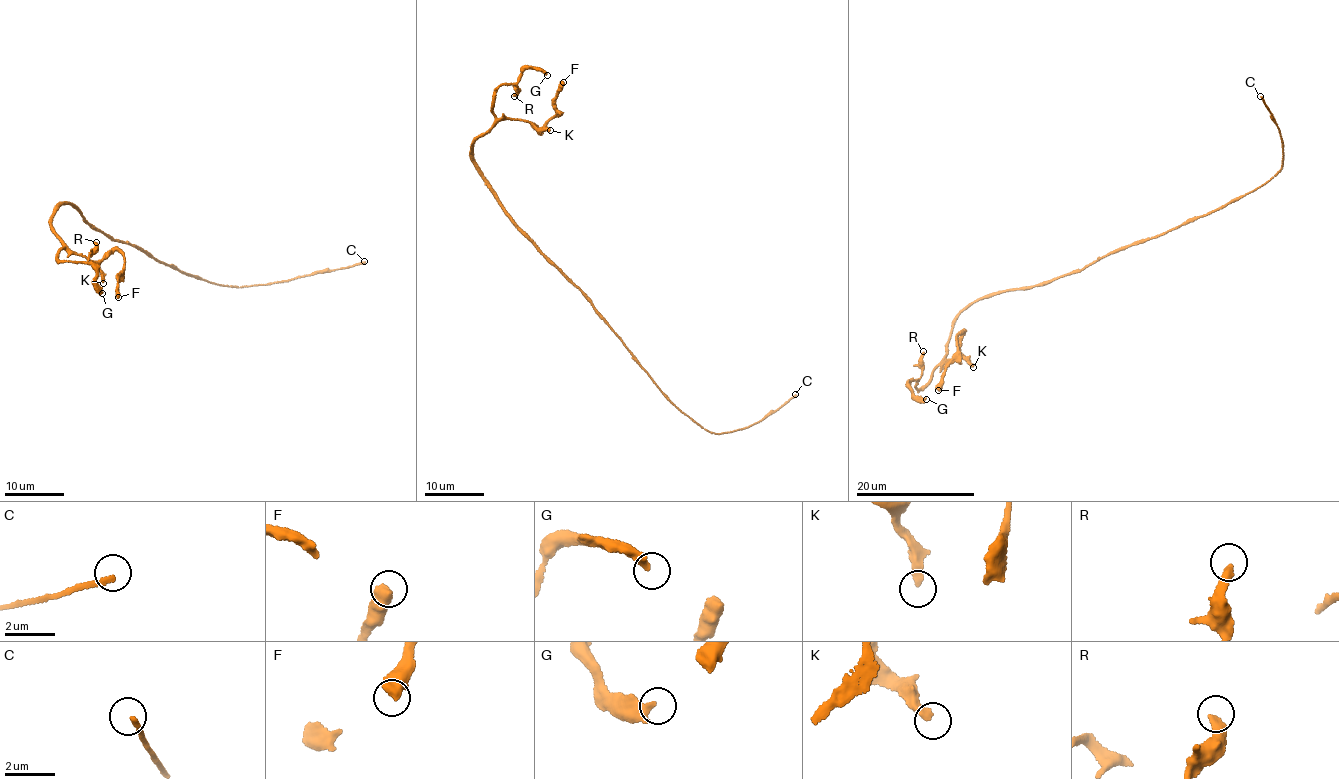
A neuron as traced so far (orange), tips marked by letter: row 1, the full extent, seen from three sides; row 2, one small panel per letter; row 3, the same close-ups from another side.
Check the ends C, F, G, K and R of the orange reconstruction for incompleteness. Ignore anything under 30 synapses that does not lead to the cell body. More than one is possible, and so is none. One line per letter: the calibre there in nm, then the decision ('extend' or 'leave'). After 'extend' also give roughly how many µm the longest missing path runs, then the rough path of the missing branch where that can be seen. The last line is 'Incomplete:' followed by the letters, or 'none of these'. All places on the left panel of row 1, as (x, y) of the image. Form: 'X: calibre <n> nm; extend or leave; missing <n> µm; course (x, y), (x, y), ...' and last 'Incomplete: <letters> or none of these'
C: calibre 180 nm; extend; missing 130 µm
F: calibre 550 nm; leave
G: calibre 400 nm; leave
K: calibre 340 nm; leave
R: calibre 380 nm; leave
Incomplete: C

